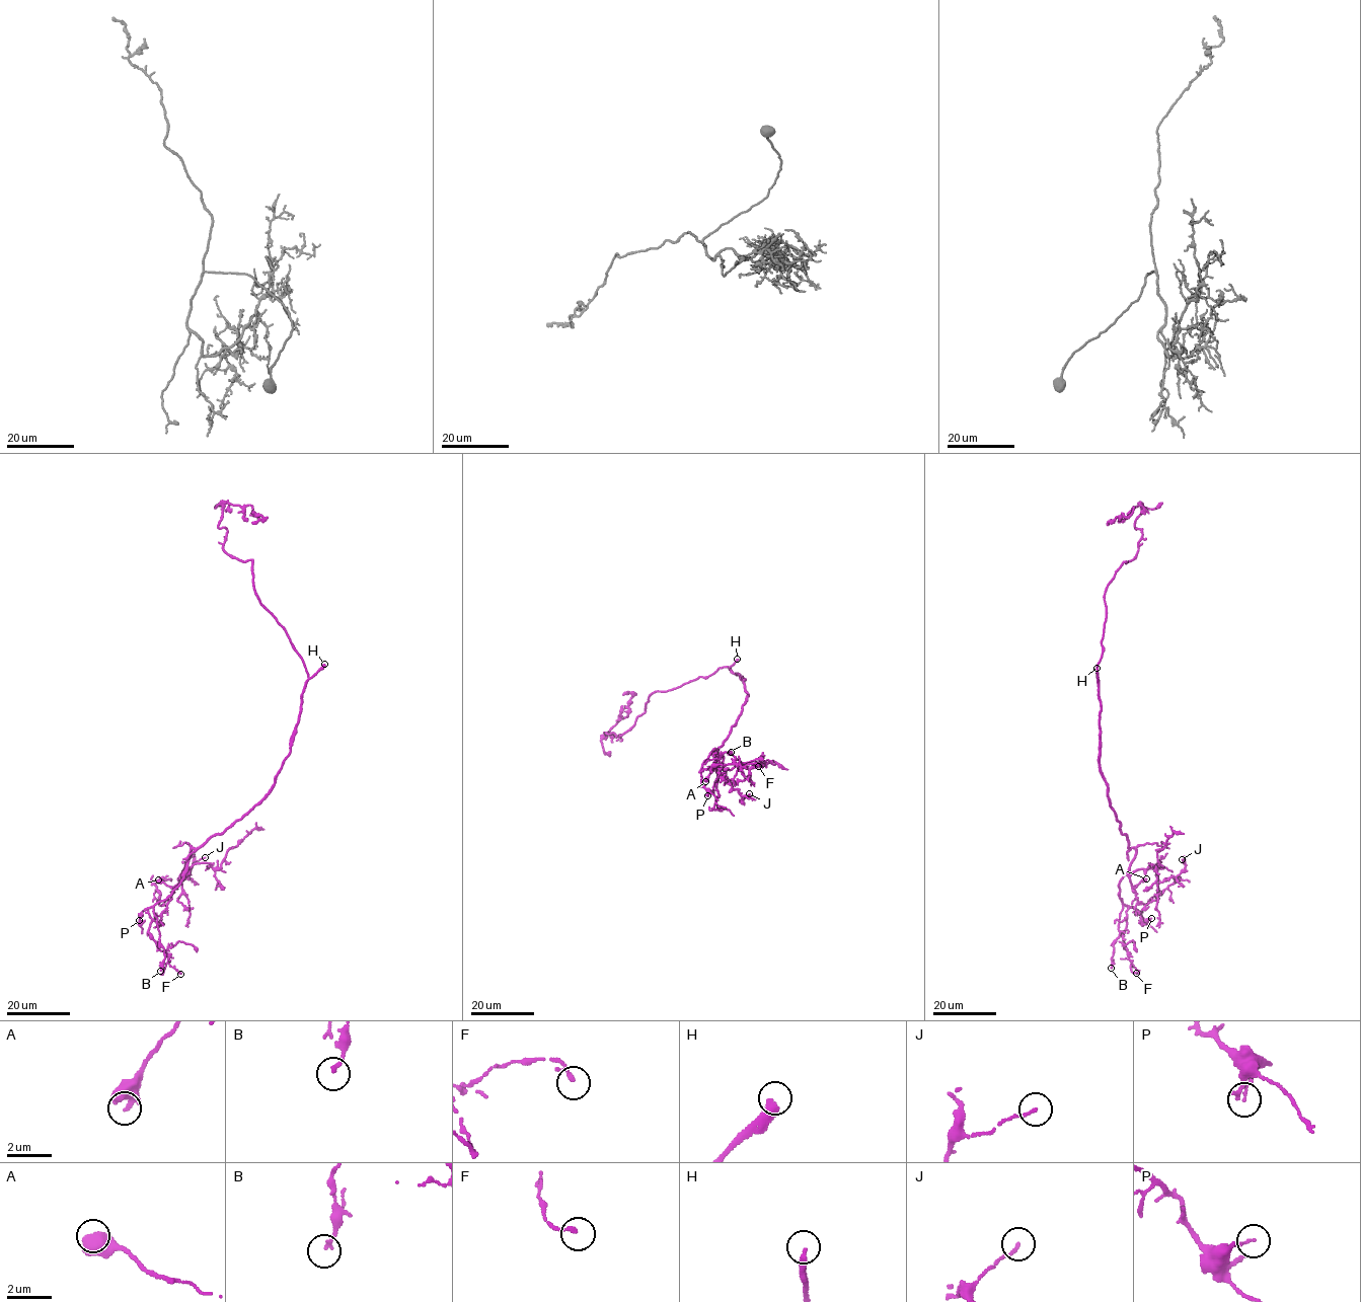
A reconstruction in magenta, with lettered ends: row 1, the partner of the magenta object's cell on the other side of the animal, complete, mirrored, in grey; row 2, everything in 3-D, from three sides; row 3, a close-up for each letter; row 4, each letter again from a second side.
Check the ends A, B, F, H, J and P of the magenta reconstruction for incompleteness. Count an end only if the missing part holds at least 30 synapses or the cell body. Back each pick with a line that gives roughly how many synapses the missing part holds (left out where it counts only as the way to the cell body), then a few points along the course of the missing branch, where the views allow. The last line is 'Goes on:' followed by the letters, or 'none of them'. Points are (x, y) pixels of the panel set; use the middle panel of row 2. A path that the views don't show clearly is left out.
H: course (737, 659), (748, 640)
Goes on: H

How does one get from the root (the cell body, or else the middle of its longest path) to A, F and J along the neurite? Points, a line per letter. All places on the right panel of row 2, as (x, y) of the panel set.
A: (1099, 725), (1099, 761), (1108, 787), (1108, 799), (1129, 848), (1135, 849), (1129, 881), (1134, 887), (1146, 878)
F: (1099, 725), (1099, 761), (1108, 799), (1135, 851), (1118, 894), (1128, 907), (1122, 938), (1136, 973)
J: (1099, 725), (1108, 799), (1135, 849), (1129, 872), (1152, 868), (1162, 882), (1185, 869), (1182, 859)

